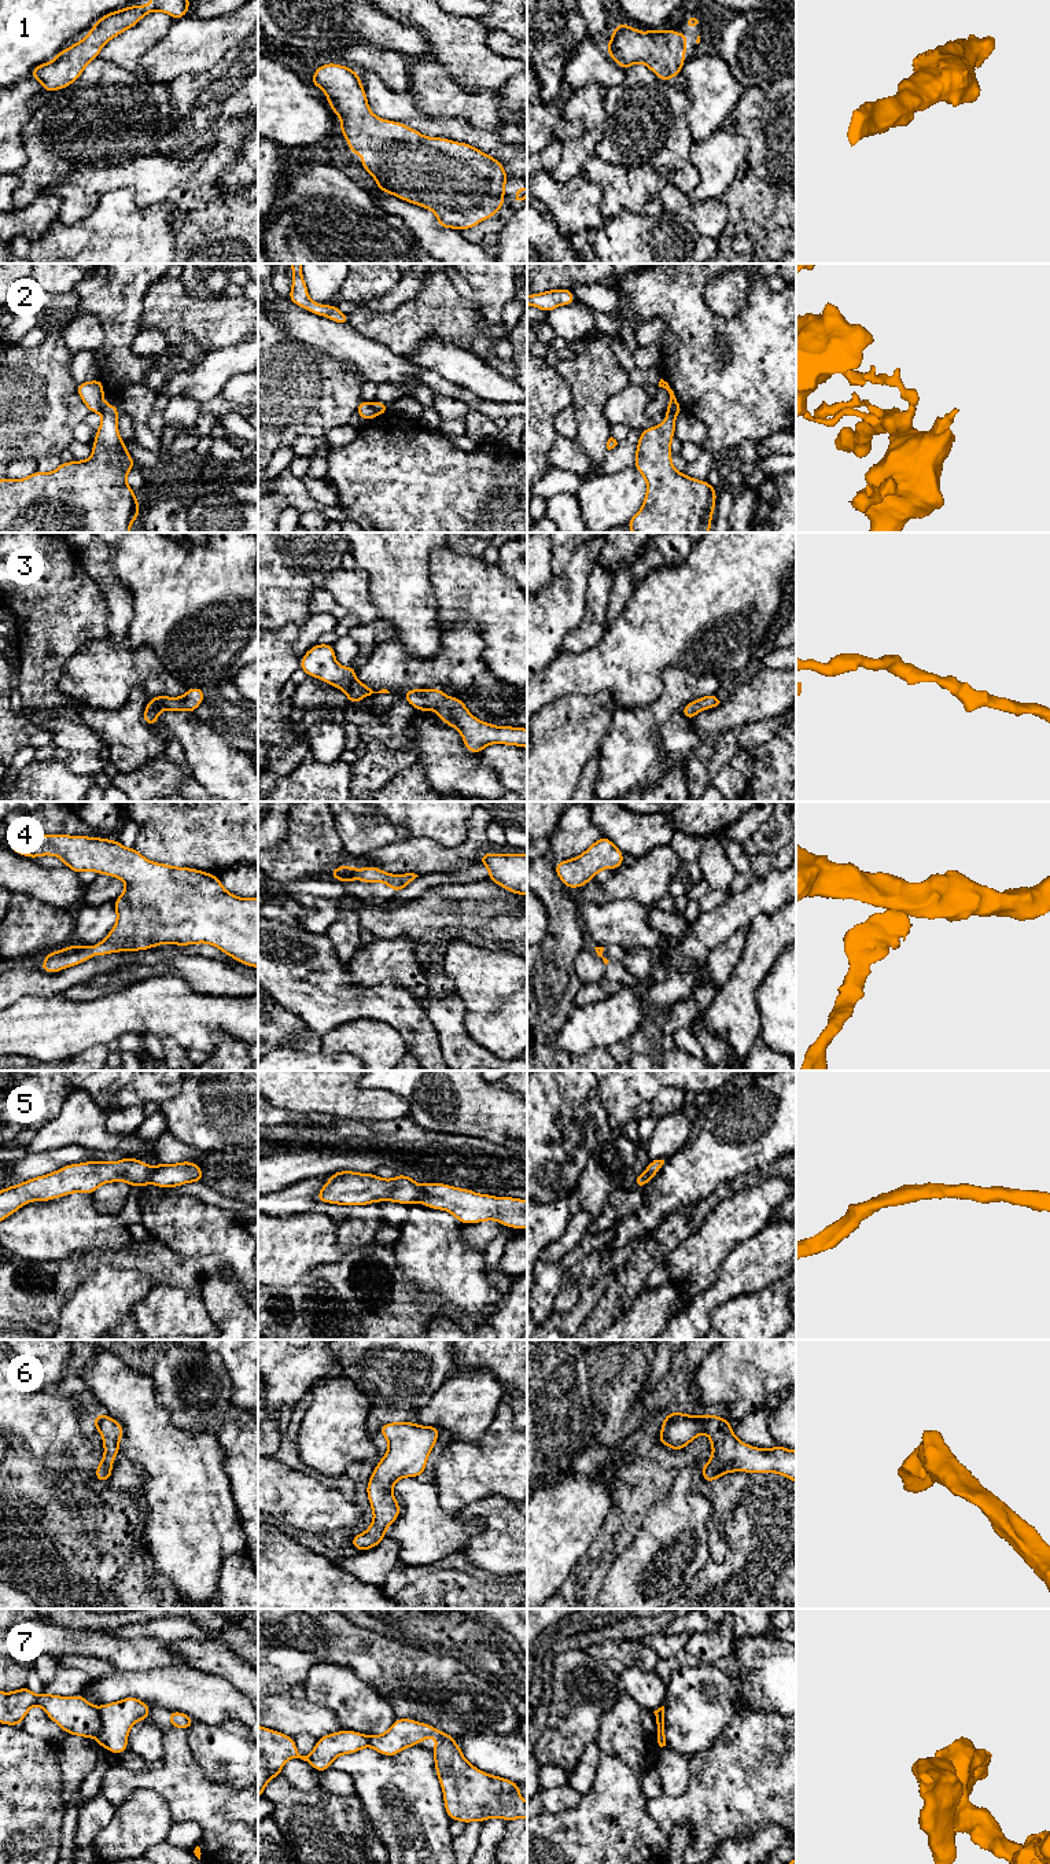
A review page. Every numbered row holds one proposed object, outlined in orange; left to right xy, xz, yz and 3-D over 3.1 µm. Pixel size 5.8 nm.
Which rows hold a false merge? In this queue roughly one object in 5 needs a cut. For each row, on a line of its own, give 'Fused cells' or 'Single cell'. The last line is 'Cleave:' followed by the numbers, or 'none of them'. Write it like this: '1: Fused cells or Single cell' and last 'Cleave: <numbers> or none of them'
1: Single cell
2: Fused cells
3: Single cell
4: Single cell
5: Single cell
6: Single cell
7: Fused cells
Cleave: 2, 7

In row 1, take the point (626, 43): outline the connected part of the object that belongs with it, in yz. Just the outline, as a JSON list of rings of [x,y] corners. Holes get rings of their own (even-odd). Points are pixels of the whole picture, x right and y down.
[[[620,22],[605,49],[623,70],[644,63],[659,80],[667,82],[681,74],[686,48],[688,36],[682,32],[645,30],[642,34],[637,27]]]

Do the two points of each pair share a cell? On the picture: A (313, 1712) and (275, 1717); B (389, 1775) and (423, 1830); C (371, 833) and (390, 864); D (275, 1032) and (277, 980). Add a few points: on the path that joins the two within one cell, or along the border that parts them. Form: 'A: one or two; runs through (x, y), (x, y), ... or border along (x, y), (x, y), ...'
A: one; runs through (304, 1716), (284, 1716)
B: one; runs through (394, 1789), (404, 1798), (409, 1816)
C: two; border along (409, 836), (364, 855), (349, 858)
D: two; border along (272, 997), (302, 1020)

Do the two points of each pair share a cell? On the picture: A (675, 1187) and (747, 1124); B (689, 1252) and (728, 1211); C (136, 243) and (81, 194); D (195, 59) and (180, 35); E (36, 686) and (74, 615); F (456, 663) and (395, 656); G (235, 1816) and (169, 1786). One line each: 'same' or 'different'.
A: same
B: same
C: different
D: same
E: same
F: same
G: same

